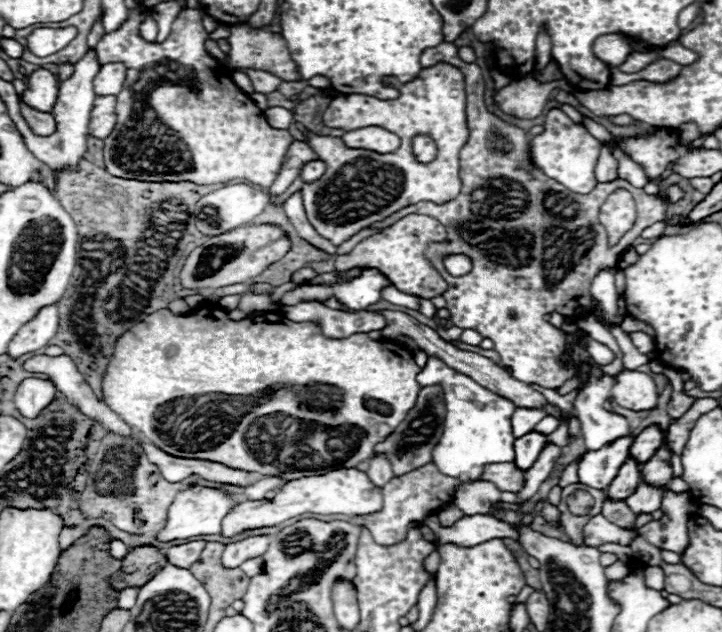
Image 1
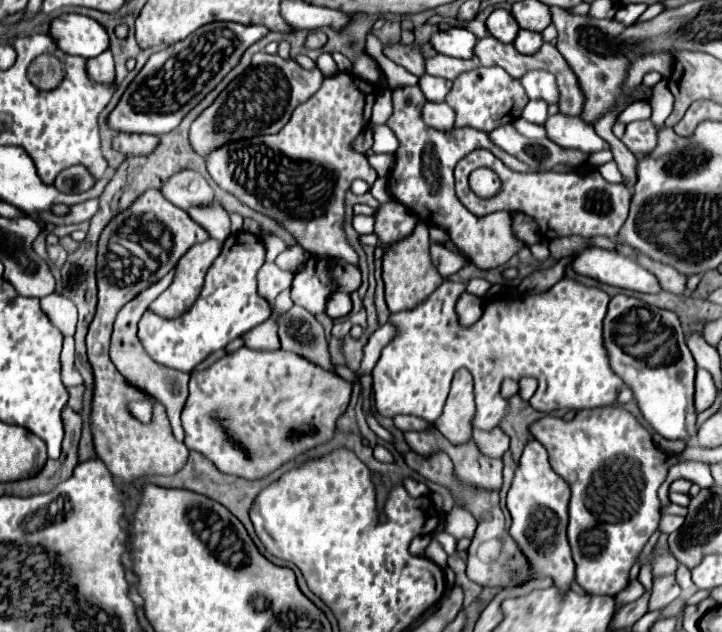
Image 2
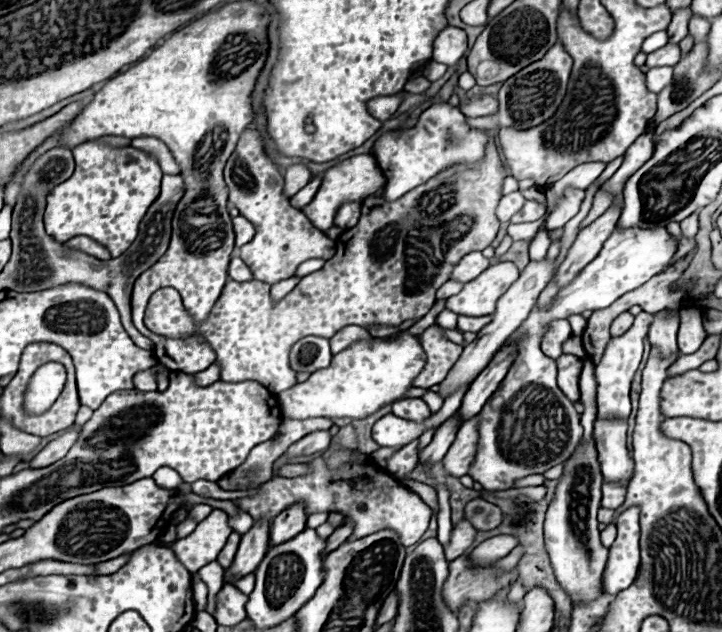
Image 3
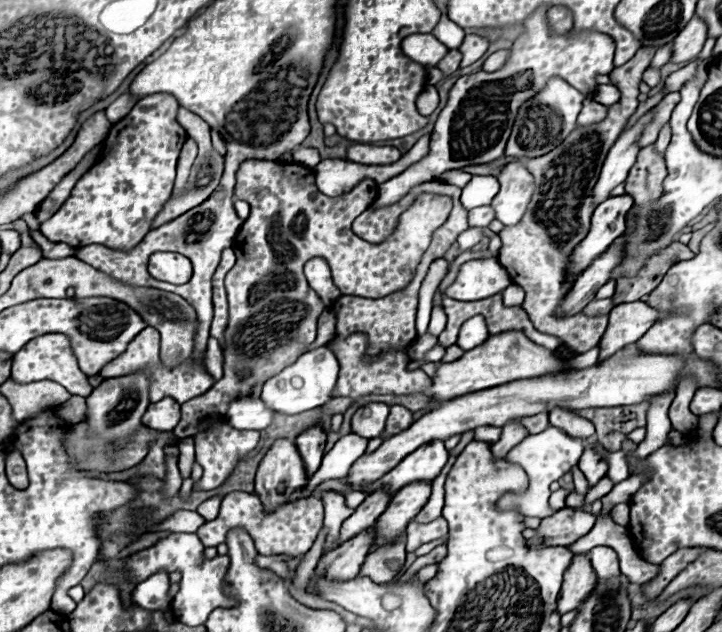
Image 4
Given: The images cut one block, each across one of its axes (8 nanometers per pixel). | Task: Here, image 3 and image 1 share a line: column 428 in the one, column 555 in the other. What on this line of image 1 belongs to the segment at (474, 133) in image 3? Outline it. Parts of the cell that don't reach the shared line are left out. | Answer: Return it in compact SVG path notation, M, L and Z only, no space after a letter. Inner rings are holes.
M552 108L546 114L544 132L534 136L532 144L530 144L532 162L546 176L558 180L560 184L564 184L568 190L572 190L576 194L588 194L598 184L596 176L594 176L594 168L596 168L596 162L600 156L600 148L602 148L602 144L582 124L576 124L558 108Z

